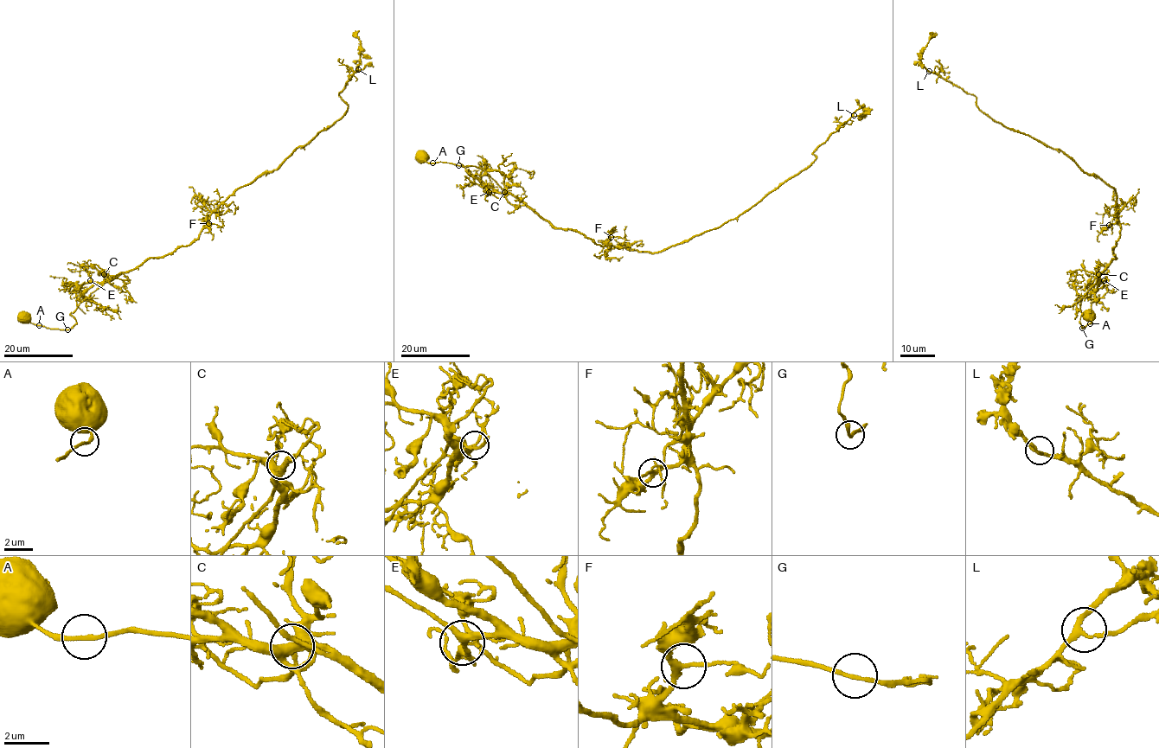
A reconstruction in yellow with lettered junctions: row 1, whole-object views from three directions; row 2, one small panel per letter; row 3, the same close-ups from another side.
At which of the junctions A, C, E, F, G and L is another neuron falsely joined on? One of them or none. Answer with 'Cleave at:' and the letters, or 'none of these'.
Cleave at: none of these

